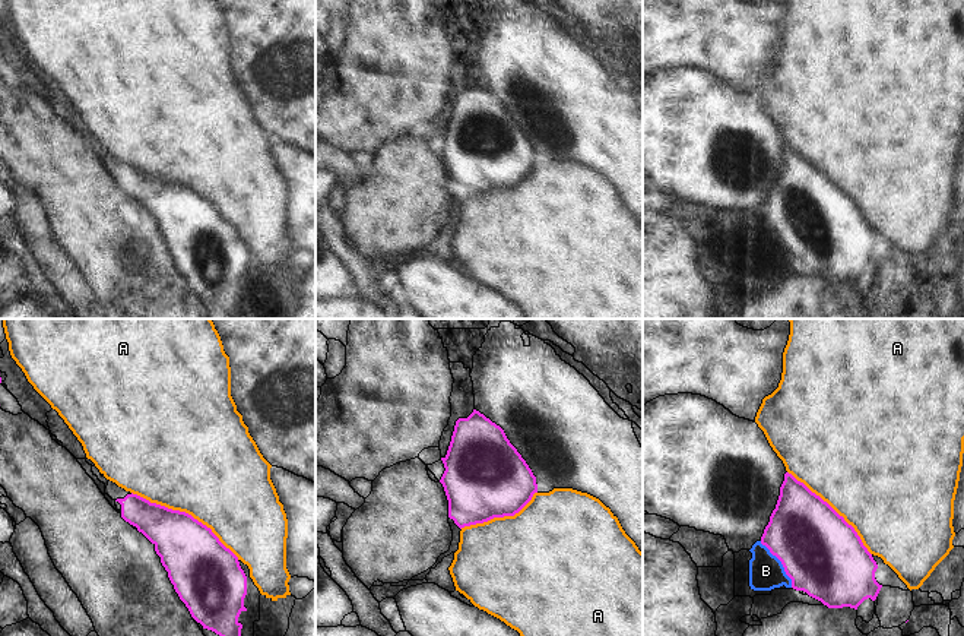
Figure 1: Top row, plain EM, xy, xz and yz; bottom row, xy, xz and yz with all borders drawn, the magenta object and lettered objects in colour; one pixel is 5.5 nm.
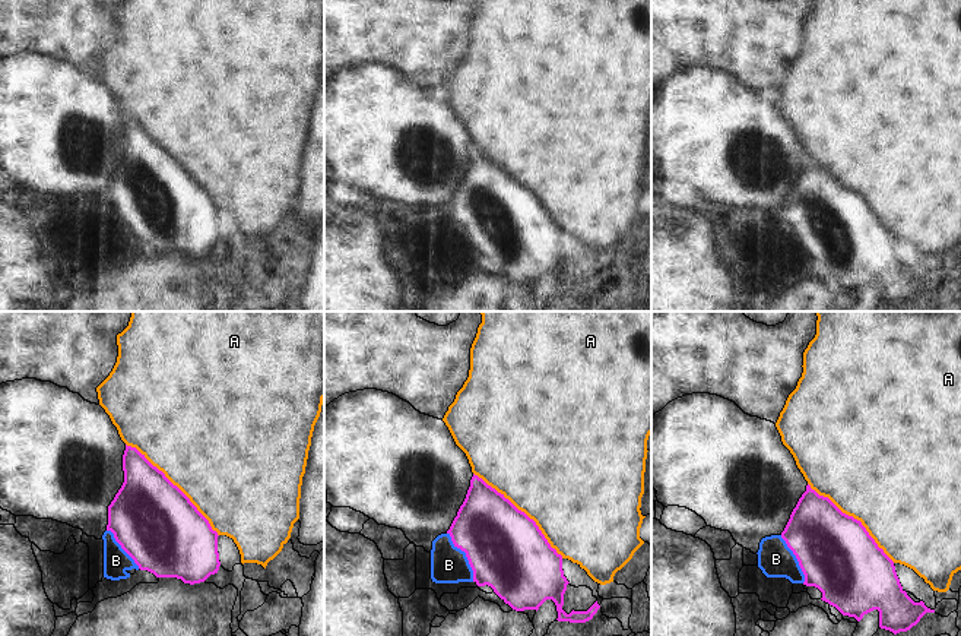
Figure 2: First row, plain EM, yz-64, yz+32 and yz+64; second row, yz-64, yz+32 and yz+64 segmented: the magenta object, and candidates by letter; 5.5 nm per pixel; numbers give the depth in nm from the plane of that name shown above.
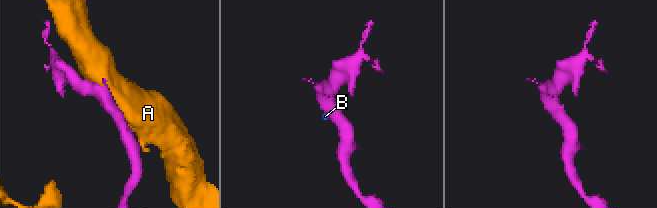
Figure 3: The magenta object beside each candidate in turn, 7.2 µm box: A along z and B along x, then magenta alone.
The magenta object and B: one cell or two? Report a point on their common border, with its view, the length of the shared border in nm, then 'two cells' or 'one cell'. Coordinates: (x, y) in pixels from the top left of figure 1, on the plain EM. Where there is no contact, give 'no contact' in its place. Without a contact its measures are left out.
contact yz (782, 236); length 320 nm; one cell

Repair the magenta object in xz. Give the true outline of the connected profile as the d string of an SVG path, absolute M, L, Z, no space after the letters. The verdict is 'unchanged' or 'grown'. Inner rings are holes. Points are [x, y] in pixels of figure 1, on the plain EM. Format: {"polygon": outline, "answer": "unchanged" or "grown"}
{"polygon": "M476 82L456 94L441 133L448 190L460 202L514 189L538 165L536 149L504 102Z", "answer": "unchanged"}

